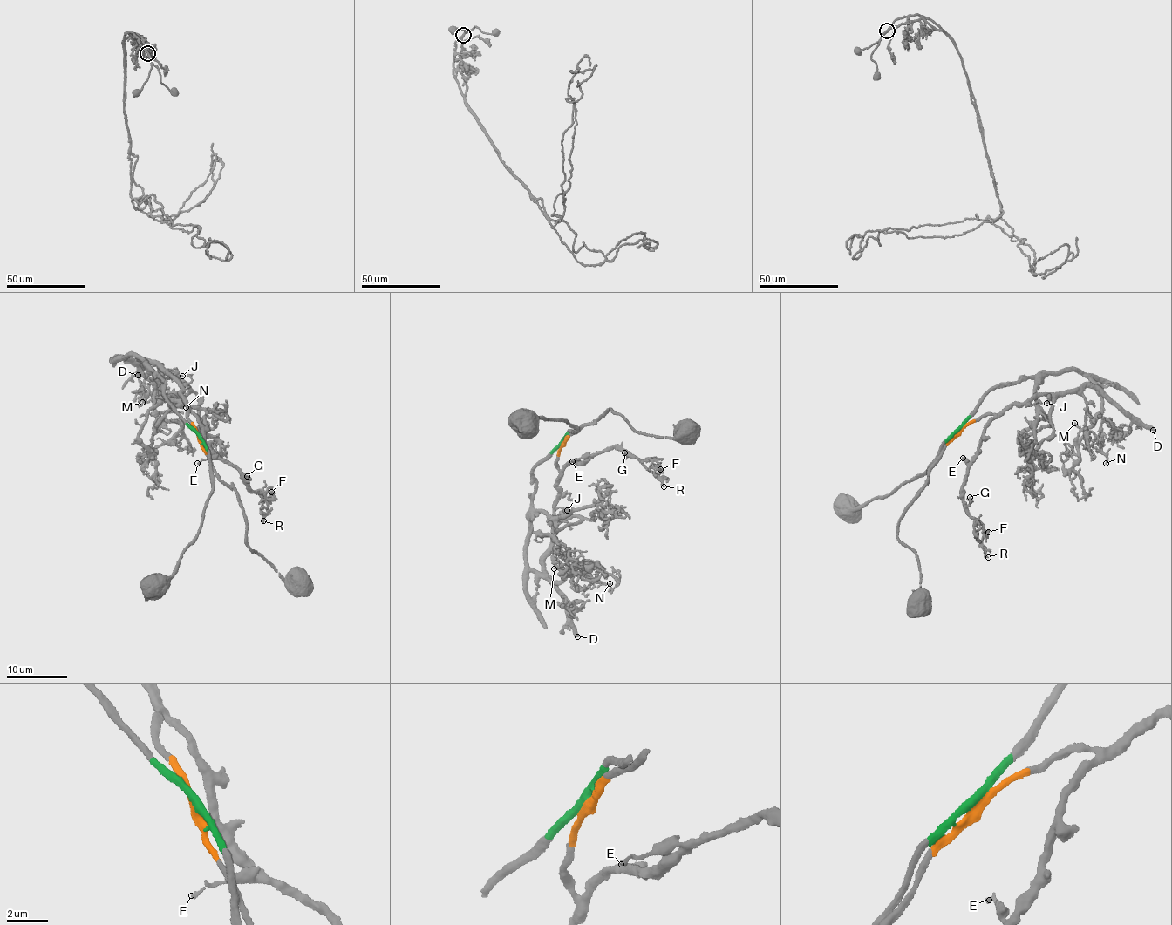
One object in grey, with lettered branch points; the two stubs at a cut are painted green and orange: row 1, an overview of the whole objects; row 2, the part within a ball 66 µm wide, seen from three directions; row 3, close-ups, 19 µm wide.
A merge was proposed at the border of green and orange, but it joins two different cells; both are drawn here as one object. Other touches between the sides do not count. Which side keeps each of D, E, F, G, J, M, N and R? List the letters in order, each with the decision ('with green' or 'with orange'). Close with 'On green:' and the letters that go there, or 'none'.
D: with orange
E: with orange
F: with orange
G: with orange
J: with orange
M: with orange
N: with orange
R: with orange
On green: none

